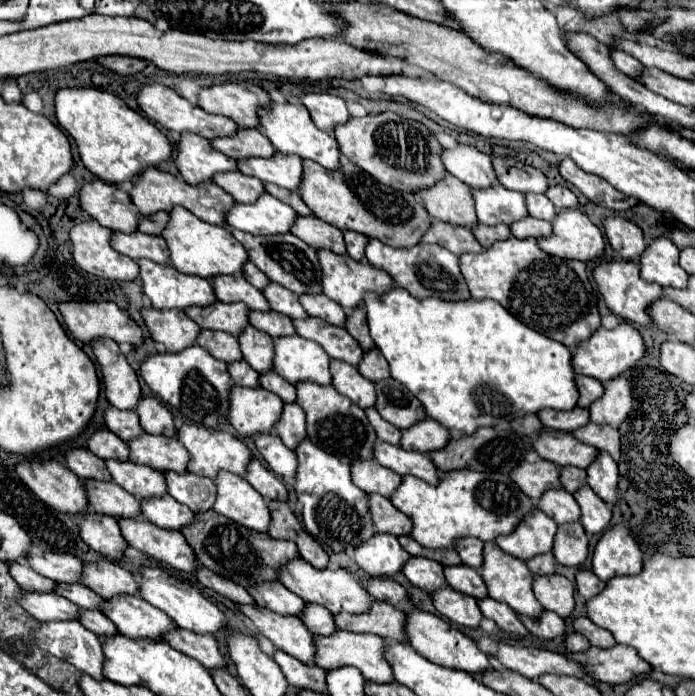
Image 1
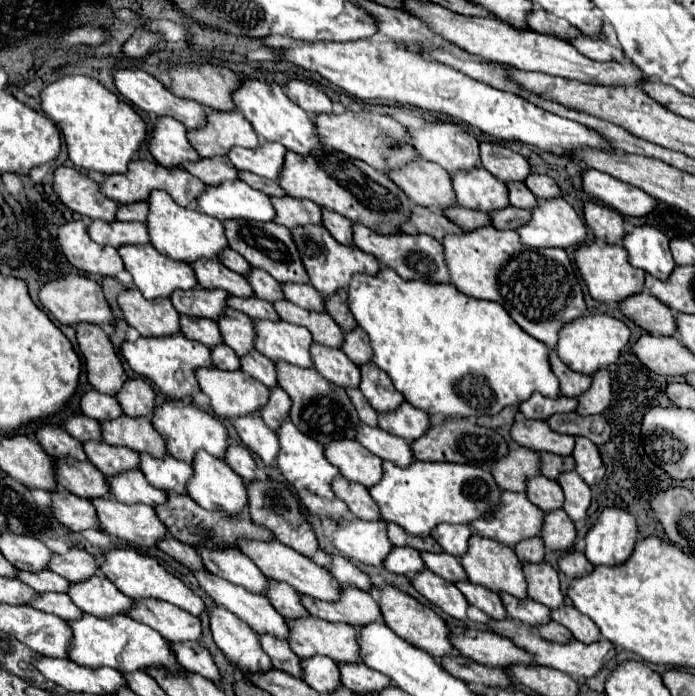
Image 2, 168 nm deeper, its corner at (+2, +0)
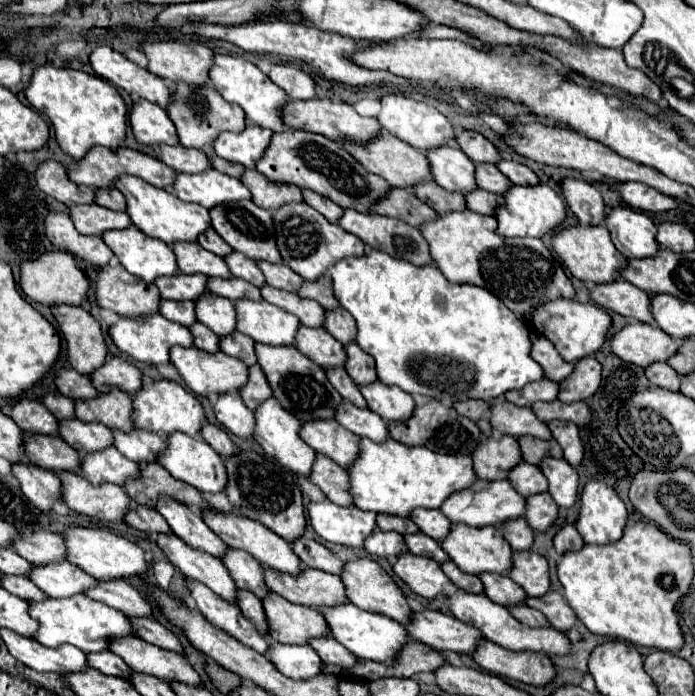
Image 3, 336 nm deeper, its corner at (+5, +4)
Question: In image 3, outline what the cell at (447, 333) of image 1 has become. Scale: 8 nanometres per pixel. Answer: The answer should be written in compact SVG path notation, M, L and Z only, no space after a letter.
M372 250L372 252L368 252L368 254L360 256L360 258L344 258L344 260L336 262L330 268L330 276L334 280L334 294L336 294L338 302L340 302L340 306L346 308L354 316L354 320L358 324L356 344L364 352L374 356L378 378L386 386L398 386L398 388L402 388L408 394L422 394L422 396L434 398L434 400L438 400L438 402L442 402L446 406L452 406L454 402L464 402L464 400L486 400L486 402L490 402L490 400L506 394L508 390L522 390L526 384L538 382L538 380L544 378L544 370L530 356L532 342L530 342L528 328L512 314L510 308L506 308L488 290L482 290L482 288L476 288L476 286L470 286L470 284L452 284L452 282L448 282L444 278L444 274L436 266L422 266L422 268L408 266L404 260L396 260L396 258L392 258L392 256L384 254L384 252L378 252L378 250Z

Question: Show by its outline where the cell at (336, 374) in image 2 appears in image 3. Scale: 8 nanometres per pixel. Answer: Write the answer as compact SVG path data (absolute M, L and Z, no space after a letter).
M300 326L296 334L296 348L324 370L344 368L348 358L344 346L336 338L332 338L324 328Z

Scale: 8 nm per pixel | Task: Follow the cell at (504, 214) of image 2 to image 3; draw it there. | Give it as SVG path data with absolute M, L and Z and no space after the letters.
M484 190L468 192L466 200L468 200L468 210L476 214L484 214L484 216L494 216L494 212L504 204L504 196L484 192Z

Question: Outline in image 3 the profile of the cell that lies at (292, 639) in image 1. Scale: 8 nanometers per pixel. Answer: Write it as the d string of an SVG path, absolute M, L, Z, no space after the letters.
M158 536L156 538L160 550L166 554L166 558L188 578L198 580L204 586L208 586L212 592L222 596L224 600L238 604L238 588L230 572L224 568L222 560L216 560L214 556L204 556L202 552L196 552L194 548L188 548L178 536Z

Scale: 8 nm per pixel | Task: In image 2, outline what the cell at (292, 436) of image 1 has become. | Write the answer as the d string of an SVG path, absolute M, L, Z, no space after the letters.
M275 386L269 390L267 404L263 408L259 408L259 416L271 430L277 430L279 424L289 416L289 408L291 408L291 400L289 400L287 392L283 392L279 386Z

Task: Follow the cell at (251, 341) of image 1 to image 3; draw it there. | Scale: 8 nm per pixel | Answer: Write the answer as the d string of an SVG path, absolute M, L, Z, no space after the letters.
M206 292L196 302L196 316L198 322L208 326L218 336L228 336L236 330L236 310L234 304L228 298L216 296L212 292Z

